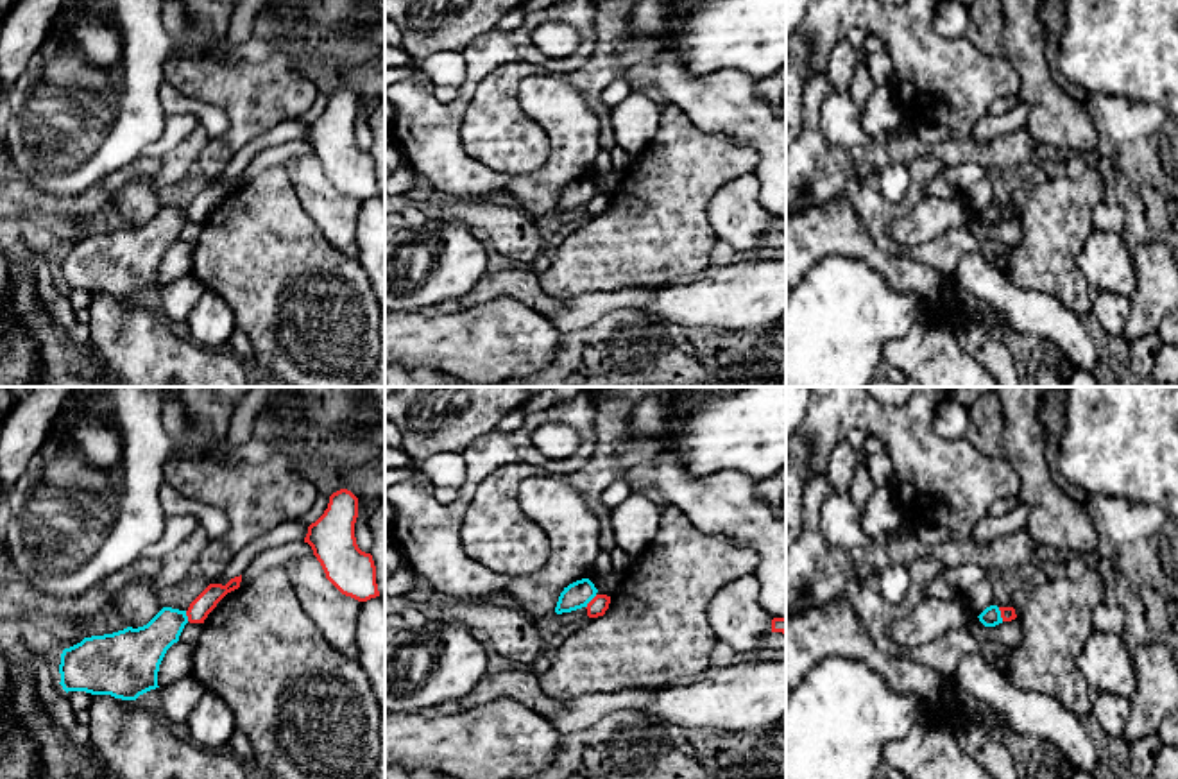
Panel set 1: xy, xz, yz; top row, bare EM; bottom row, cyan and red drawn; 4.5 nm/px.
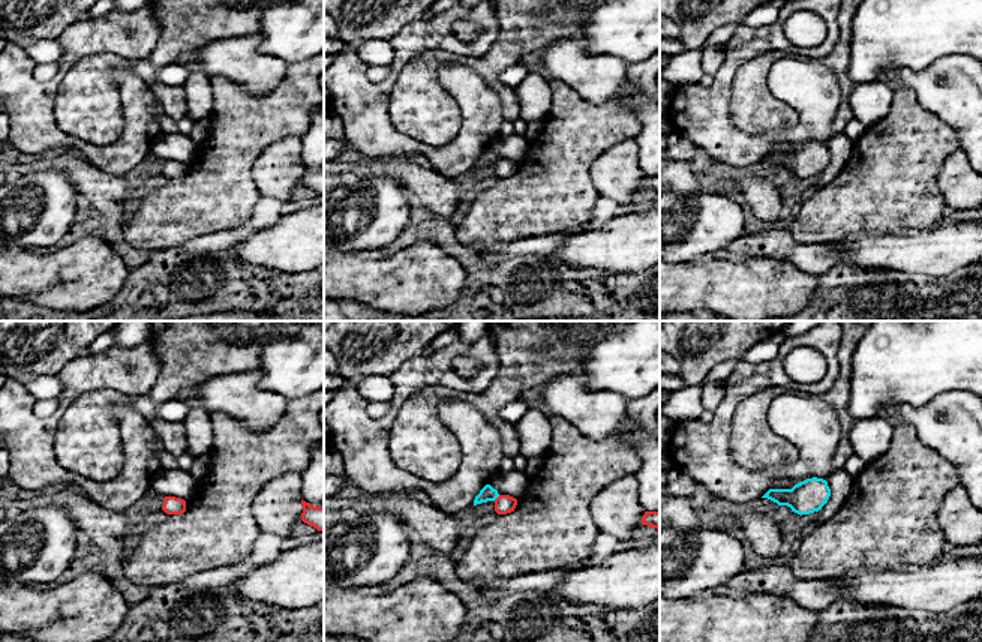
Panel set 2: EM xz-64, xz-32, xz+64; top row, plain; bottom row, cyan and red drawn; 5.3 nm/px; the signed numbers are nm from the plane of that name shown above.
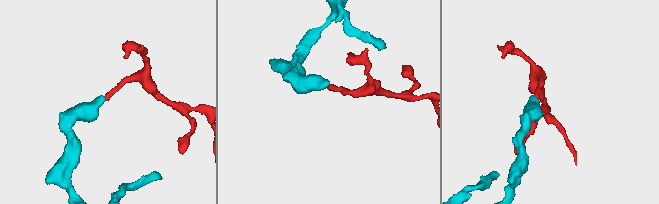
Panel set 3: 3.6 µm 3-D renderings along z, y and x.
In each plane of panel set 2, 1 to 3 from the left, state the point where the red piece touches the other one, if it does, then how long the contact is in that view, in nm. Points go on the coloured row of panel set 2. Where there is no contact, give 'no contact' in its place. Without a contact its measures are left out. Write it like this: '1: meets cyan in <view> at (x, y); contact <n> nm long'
1: no contact
2: meets cyan in xz-32 at (496, 497); contact 50 nm long
3: no contact

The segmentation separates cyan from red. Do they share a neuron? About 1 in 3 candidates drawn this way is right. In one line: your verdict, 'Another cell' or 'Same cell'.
Another cell

